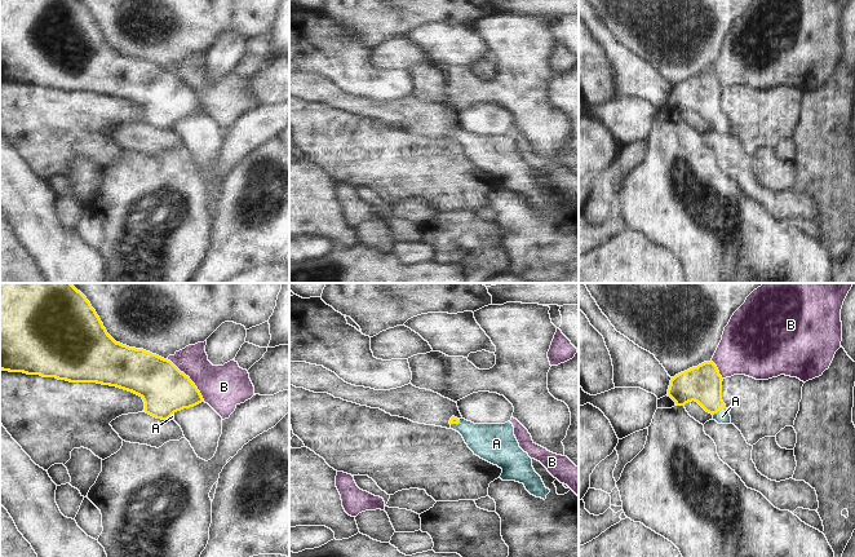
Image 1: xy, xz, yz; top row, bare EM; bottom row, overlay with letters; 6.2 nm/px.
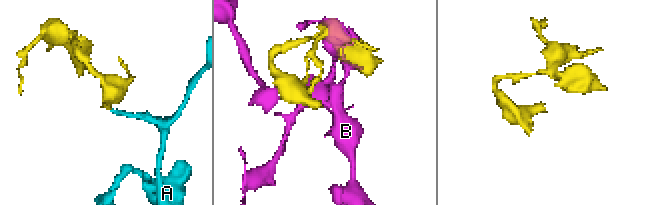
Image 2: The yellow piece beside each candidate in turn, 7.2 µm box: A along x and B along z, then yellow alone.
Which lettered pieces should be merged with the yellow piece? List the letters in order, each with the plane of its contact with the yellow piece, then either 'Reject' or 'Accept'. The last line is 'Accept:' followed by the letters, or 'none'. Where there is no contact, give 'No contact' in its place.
A: Touches yellow in yz. Accept
B: Touches yellow in xy. Reject
Accept: A.

